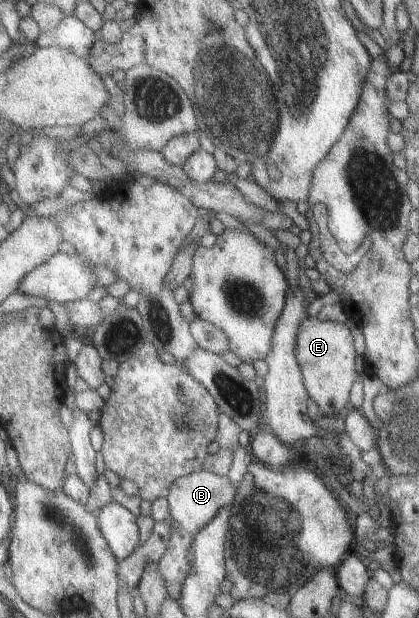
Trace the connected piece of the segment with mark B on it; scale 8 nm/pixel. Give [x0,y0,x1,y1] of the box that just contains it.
[158,469,237,600]

